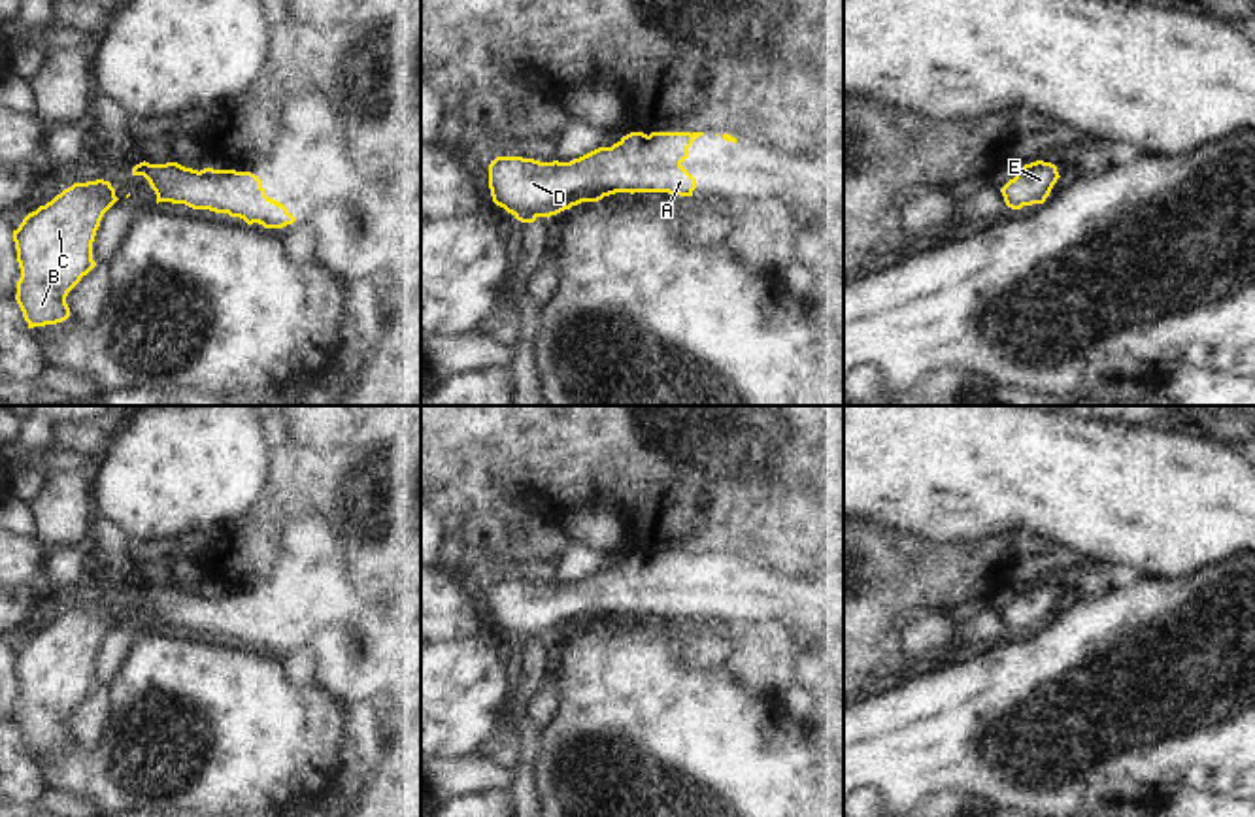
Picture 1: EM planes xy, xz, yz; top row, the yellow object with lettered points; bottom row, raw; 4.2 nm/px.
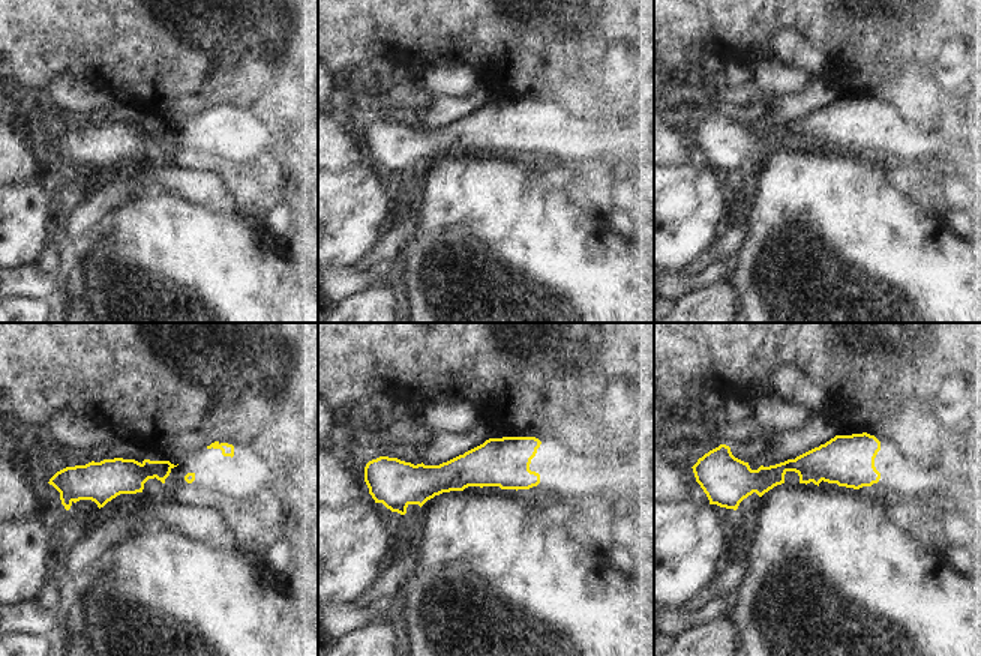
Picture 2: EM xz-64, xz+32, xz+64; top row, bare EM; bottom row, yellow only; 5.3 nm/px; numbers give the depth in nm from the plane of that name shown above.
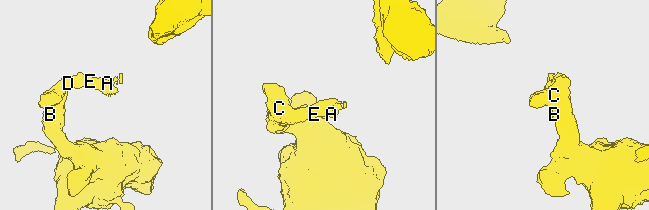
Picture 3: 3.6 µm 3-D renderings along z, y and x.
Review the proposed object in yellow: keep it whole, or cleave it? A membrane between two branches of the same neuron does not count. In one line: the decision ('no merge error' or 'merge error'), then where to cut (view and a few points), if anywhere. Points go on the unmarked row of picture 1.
no merge error; cut none

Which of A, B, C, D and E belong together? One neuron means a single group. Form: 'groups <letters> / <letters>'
groups A B C D E

